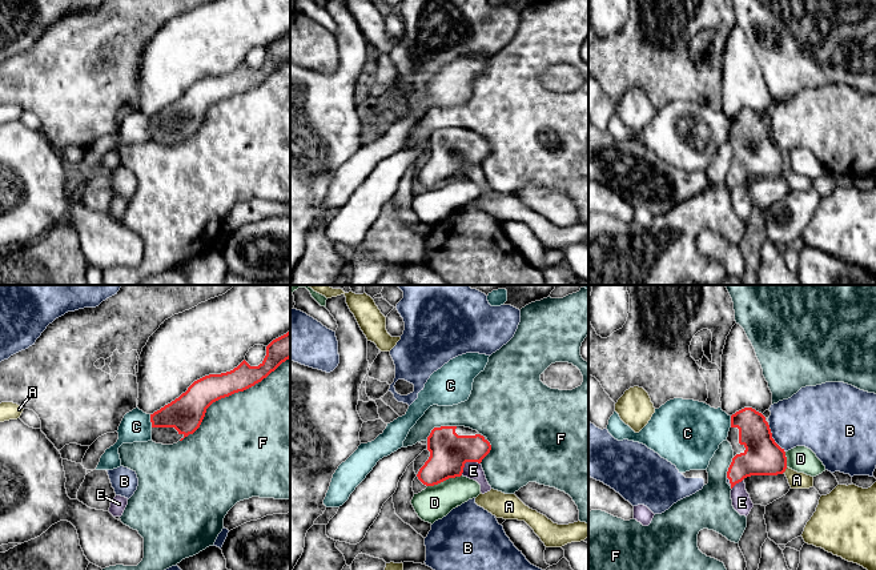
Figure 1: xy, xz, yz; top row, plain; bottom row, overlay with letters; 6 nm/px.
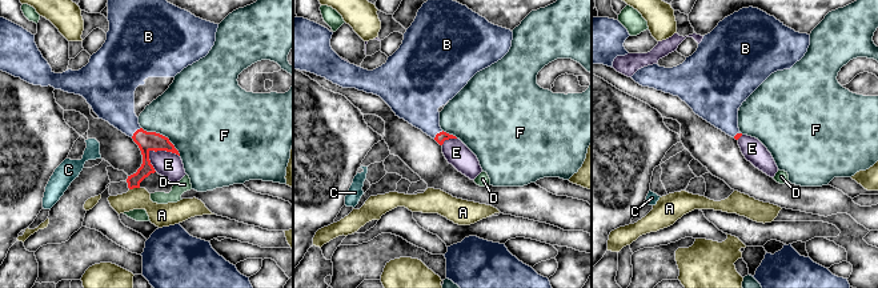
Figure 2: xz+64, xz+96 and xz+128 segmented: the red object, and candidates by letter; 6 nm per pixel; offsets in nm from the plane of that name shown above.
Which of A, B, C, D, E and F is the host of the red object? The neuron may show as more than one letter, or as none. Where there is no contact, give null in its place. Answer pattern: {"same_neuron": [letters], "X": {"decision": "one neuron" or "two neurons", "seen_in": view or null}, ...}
{"same_neuron": ["B"], "A": {"decision": "two neurons", "seen_in": "yz"}, "B": {"decision": "one neuron", "seen_in": "yz"}, "C": {"decision": "two neurons", "seen_in": "xy"}, "D": {"decision": "two neurons", "seen_in": "xz"}, "E": {"decision": "two neurons", "seen_in": "xz"}, "F": {"decision": "two neurons", "seen_in": "xy"}}

